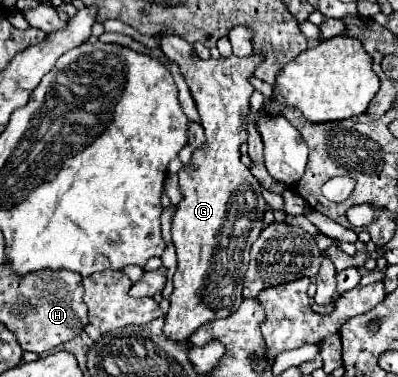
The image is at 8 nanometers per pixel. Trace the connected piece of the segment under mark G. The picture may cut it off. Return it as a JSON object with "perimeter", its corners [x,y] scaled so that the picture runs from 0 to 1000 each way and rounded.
{"perimeter":[[[405,95],[405,133],[415,149],[455,175],[455,196],[475,228],[475,244],[495,276],[520,382],[485,408],[485,430],[450,451],[450,493],[460,509],[460,531],[450,536],[435,573],[435,653],[445,668],[445,721],[435,732],[435,775],[425,785],[430,817],[415,838],[410,881],[440,907],[475,907],[480,886],[500,875],[510,859],[580,838],[611,801],[606,748],[626,706],[626,658],[646,637],[661,610],[661,568],[666,531],[656,520],[651,477],[631,462],[626,440],[606,435],[601,387],[621,371],[621,350],[611,334],[616,302],[626,302],[626,260],[636,249],[636,228],[626,223],[626,202],[641,191],[656,149],[631,143],[613,154],[580,146],[550,159],[500,159],[480,149],[480,117],[465,117],[450,95]]]}

